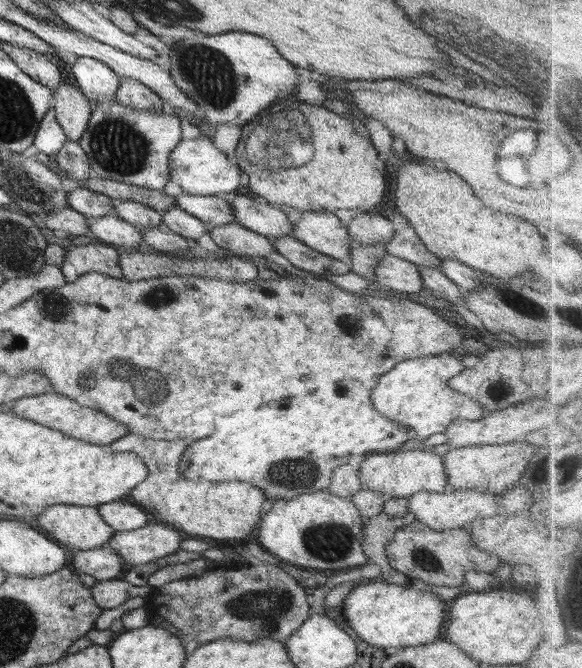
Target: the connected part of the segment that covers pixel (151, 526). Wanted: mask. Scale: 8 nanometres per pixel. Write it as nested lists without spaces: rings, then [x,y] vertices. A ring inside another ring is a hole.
[[[150,521],[136,530],[115,532],[107,546],[112,547],[131,568],[174,554],[183,539],[184,535],[170,525]]]

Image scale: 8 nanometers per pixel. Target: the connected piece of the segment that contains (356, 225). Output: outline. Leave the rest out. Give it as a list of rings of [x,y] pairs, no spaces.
[[[356,211],[356,216],[348,222],[347,230],[356,244],[386,244],[394,237],[392,222],[368,211]]]

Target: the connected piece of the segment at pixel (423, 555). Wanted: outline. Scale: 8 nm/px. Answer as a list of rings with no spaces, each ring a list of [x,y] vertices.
[[[418,520],[396,530],[385,550],[389,565],[394,570],[412,580],[422,580],[434,586],[457,587],[464,584],[465,575],[469,571],[492,574],[502,566],[498,555],[480,549],[472,541],[468,527],[438,531]]]

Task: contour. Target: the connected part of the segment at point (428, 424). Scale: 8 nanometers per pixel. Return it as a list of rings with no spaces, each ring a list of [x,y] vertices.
[[[457,352],[403,360],[390,372],[378,377],[372,388],[372,405],[390,422],[408,425],[420,441],[425,441],[432,434],[446,432],[456,419],[480,420],[487,413],[484,407],[449,384],[449,380],[464,369],[462,355]]]

